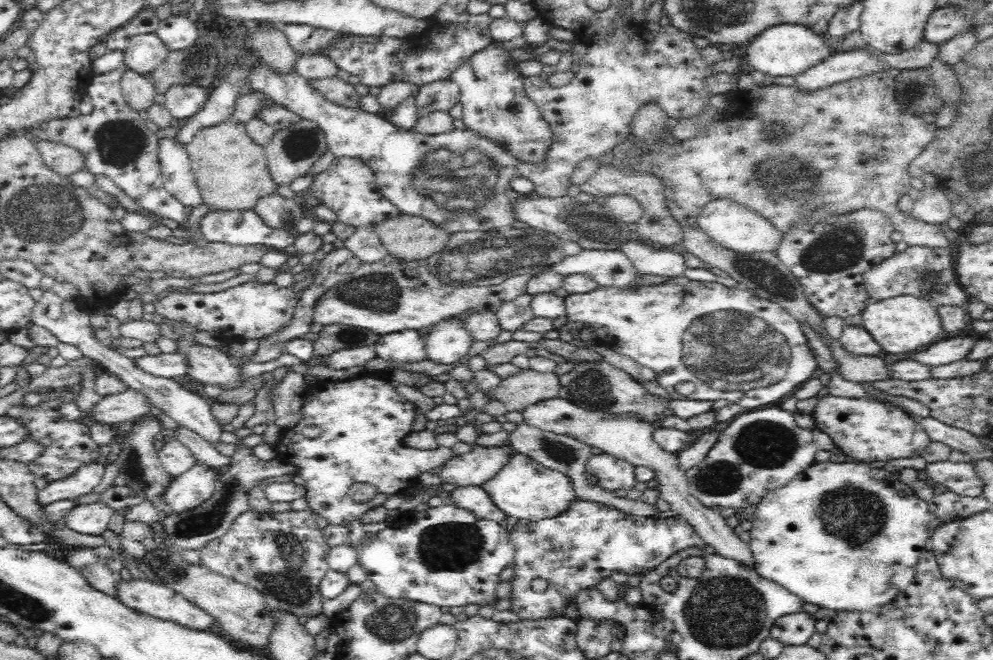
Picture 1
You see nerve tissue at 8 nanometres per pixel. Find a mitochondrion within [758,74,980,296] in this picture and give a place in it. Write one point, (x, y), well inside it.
(843, 248)

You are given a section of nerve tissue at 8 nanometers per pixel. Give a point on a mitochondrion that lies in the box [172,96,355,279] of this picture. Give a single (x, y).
(301, 144)

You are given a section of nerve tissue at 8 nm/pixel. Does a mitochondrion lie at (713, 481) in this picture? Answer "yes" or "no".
yes

